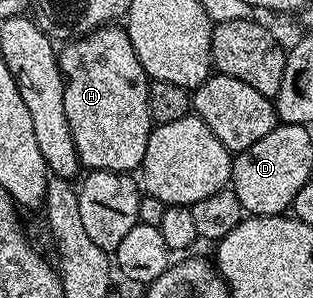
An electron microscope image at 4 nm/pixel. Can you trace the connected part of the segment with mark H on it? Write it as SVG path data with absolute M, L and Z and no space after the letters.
M112 23L102 29L94 29L83 37L74 38L62 46L57 53L59 70L63 72L63 94L65 95L65 119L69 119L69 131L73 131L73 143L77 143L79 164L84 170L113 171L114 173L131 173L138 170L145 159L145 147L149 143L149 135L153 128L149 111L149 78L145 67L141 67L141 59L137 59L137 51L133 51L133 43L129 43L126 28Z

